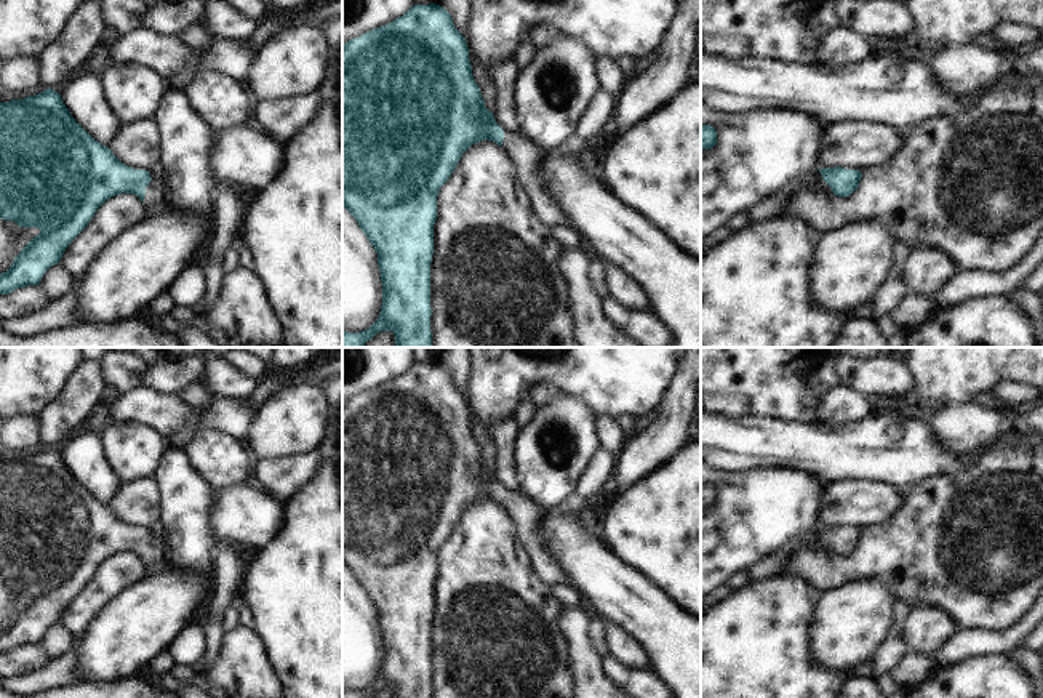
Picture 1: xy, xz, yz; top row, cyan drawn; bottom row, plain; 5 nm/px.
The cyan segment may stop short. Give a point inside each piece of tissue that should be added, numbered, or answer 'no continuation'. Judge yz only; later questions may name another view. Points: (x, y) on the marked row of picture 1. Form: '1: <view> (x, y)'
no continuation

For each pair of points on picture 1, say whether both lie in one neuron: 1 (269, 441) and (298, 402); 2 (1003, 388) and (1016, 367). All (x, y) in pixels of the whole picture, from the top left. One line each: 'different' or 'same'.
1: same
2: different

